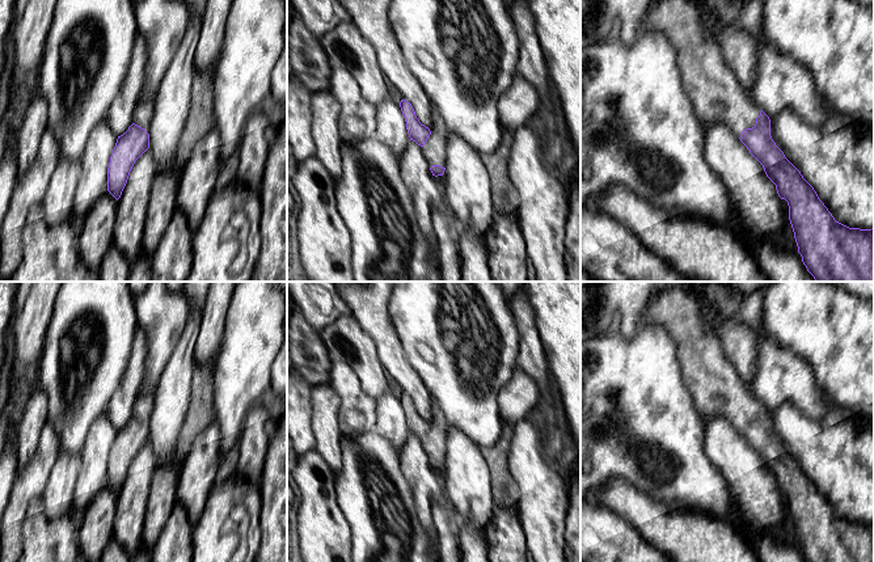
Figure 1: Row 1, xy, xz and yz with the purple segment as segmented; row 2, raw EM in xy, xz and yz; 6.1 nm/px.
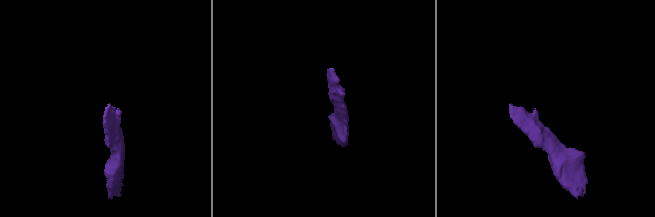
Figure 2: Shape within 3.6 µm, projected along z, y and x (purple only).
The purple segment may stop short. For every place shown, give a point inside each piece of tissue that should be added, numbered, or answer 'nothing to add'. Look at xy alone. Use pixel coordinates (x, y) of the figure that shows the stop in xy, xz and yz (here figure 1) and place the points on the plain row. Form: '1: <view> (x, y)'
1: xy (143, 406)

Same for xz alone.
1: xz (435, 443)

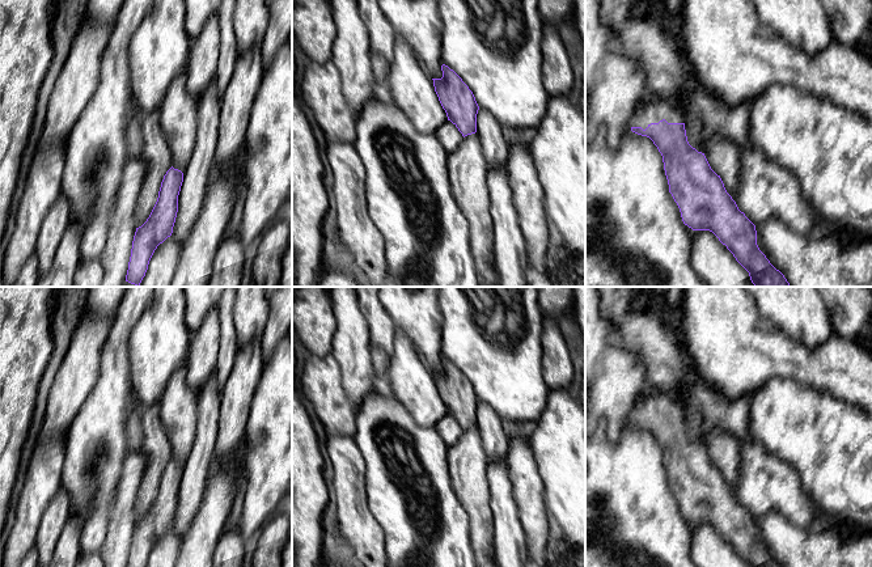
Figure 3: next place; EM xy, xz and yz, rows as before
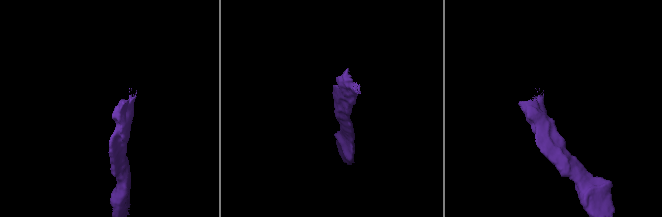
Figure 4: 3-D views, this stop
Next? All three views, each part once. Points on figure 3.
1: yz (654, 402)

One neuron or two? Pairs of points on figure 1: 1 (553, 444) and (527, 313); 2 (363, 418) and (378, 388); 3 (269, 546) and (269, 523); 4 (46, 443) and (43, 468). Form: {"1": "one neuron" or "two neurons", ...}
{"1": "one neuron", "2": "two neurons", "3": "one neuron", "4": "one neuron"}

